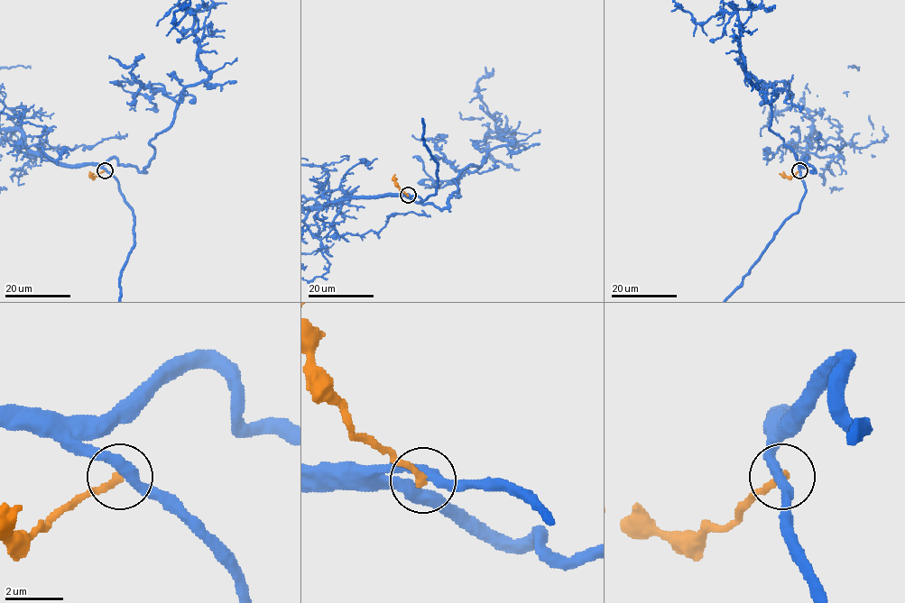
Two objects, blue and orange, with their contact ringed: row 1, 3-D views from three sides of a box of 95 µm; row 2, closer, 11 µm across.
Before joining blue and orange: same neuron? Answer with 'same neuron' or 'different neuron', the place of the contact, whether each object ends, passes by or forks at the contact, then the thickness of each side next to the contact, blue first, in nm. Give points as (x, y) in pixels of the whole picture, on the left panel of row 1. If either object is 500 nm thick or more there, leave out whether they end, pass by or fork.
different neuron; place (105, 170); blue passes by; orange ends; calibres 360 and 280 nm

